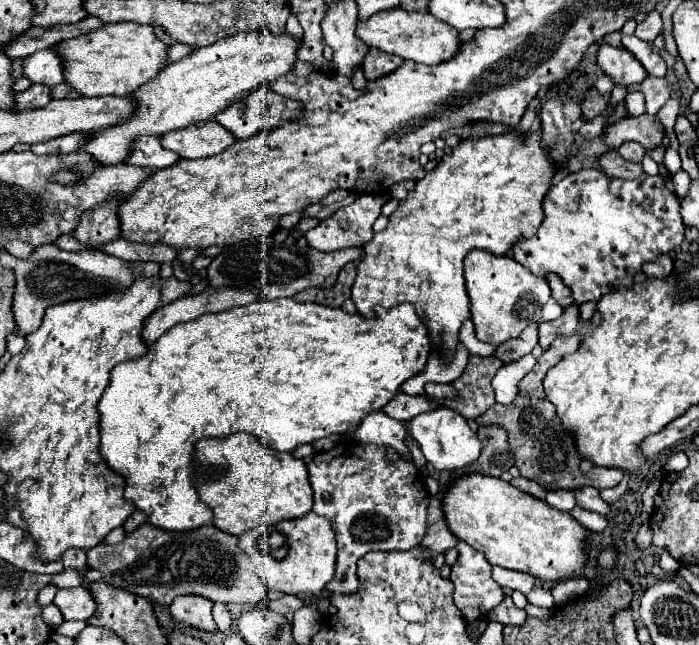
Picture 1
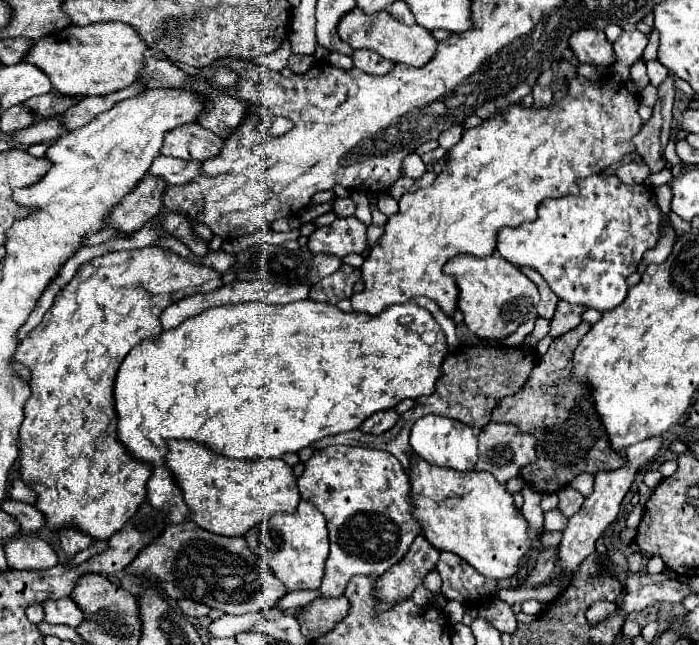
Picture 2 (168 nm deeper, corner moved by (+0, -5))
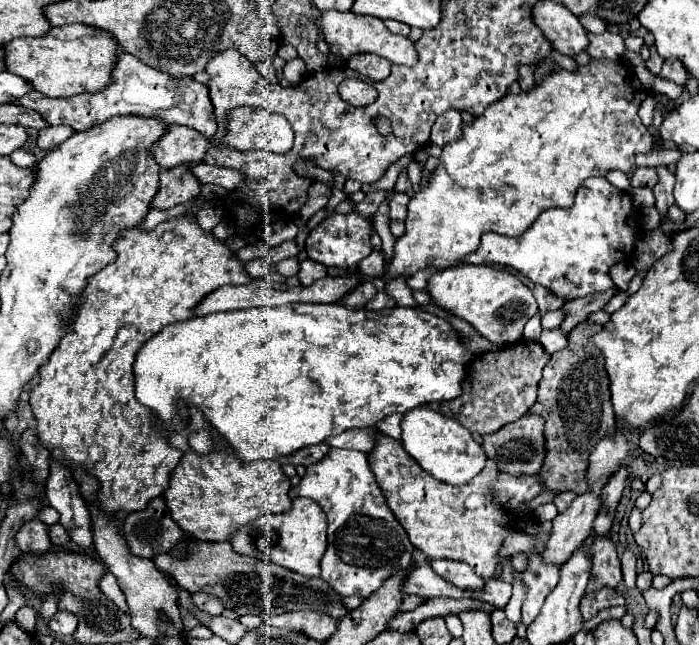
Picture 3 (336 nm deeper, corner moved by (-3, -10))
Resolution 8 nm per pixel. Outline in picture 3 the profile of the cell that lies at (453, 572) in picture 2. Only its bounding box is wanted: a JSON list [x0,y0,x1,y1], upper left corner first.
[430,559,484,591]

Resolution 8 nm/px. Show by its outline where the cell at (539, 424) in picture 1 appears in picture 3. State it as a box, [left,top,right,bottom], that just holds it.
[528,321,616,493]

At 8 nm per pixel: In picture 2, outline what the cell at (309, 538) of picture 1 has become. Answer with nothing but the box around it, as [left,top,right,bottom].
[245,500,329,590]

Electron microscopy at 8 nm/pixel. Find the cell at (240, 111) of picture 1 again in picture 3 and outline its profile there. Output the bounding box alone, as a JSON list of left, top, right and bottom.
[14,53,216,139]

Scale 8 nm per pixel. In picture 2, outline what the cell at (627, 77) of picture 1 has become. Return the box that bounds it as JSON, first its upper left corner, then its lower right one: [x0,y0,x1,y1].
[571,28,615,68]

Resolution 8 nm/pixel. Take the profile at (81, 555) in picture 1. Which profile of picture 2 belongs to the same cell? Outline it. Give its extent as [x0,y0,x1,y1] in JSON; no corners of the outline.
[59,530,93,556]

